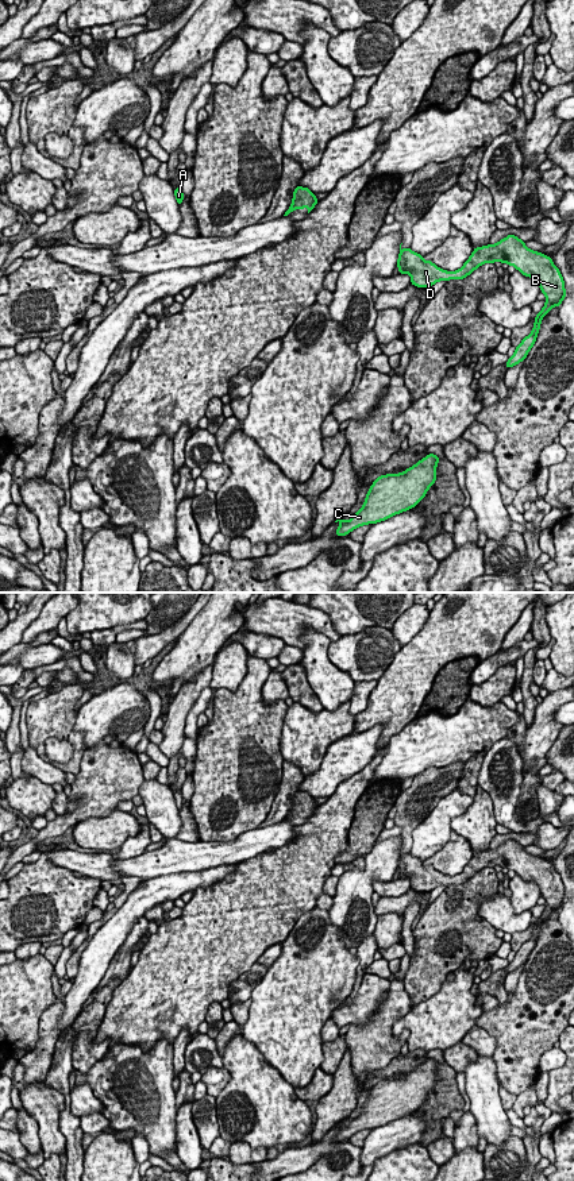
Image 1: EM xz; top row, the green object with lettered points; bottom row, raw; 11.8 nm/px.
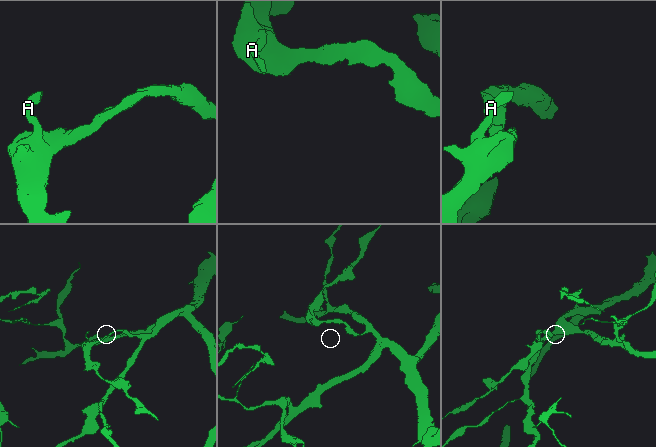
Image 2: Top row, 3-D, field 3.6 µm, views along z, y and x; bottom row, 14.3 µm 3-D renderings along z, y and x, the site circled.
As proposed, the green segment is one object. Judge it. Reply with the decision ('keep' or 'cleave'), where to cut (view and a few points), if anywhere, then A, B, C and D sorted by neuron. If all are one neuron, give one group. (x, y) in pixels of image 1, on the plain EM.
keep; cut none; groups A B C D

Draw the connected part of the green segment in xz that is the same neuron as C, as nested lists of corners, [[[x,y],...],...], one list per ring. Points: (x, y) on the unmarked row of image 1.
[[[428,1058],[424,1064],[419,1065],[404,1077],[378,1081],[370,1091],[363,1111],[354,1120],[351,1120],[348,1126],[343,1126],[343,1120],[335,1126],[340,1127],[335,1141],[343,1142],[362,1130],[373,1130],[415,1112],[425,1101],[428,1093],[436,1087],[436,1070],[439,1065],[442,1064],[436,1060]]]

